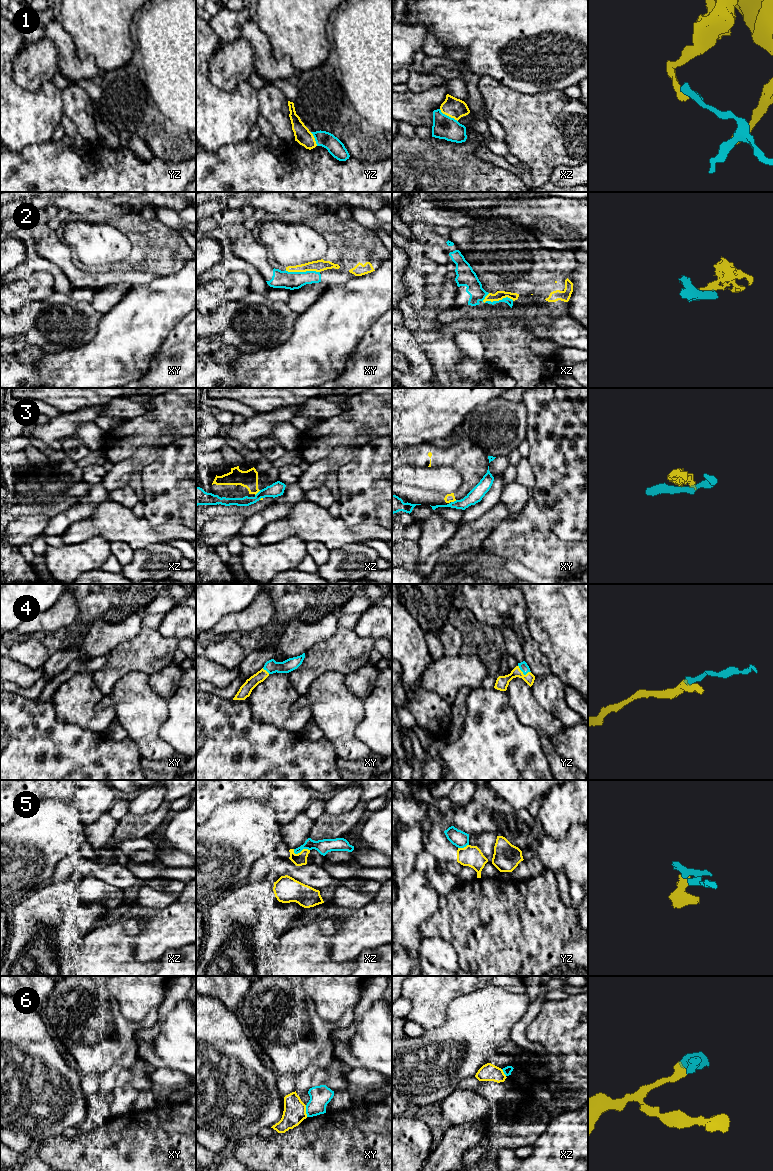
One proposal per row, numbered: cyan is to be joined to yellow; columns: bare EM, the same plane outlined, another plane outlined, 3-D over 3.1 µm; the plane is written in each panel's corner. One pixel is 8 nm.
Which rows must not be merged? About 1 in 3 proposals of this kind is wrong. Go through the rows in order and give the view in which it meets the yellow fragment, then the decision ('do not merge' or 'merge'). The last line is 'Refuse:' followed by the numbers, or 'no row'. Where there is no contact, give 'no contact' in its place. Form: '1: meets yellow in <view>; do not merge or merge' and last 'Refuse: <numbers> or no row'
1: meets yellow in xz; do not merge
2: meets yellow in xz; do not merge
3: meets yellow in xz; do not merge
4: meets yellow in yz; merge
5: meets yellow in xz; do not merge
6: meets yellow in xy; do not merge
Refuse: 1, 2, 3, 5, 6

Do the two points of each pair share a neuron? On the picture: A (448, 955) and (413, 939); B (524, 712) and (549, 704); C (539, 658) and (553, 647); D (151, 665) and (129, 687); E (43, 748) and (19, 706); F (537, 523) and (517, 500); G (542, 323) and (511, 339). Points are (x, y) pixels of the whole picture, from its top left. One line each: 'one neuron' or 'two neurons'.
A: two neurons
B: two neurons
C: two neurons
D: two neurons
E: one neuron
F: two neurons
G: two neurons

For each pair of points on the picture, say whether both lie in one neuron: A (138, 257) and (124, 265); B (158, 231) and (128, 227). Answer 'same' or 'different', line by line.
A: same
B: same

